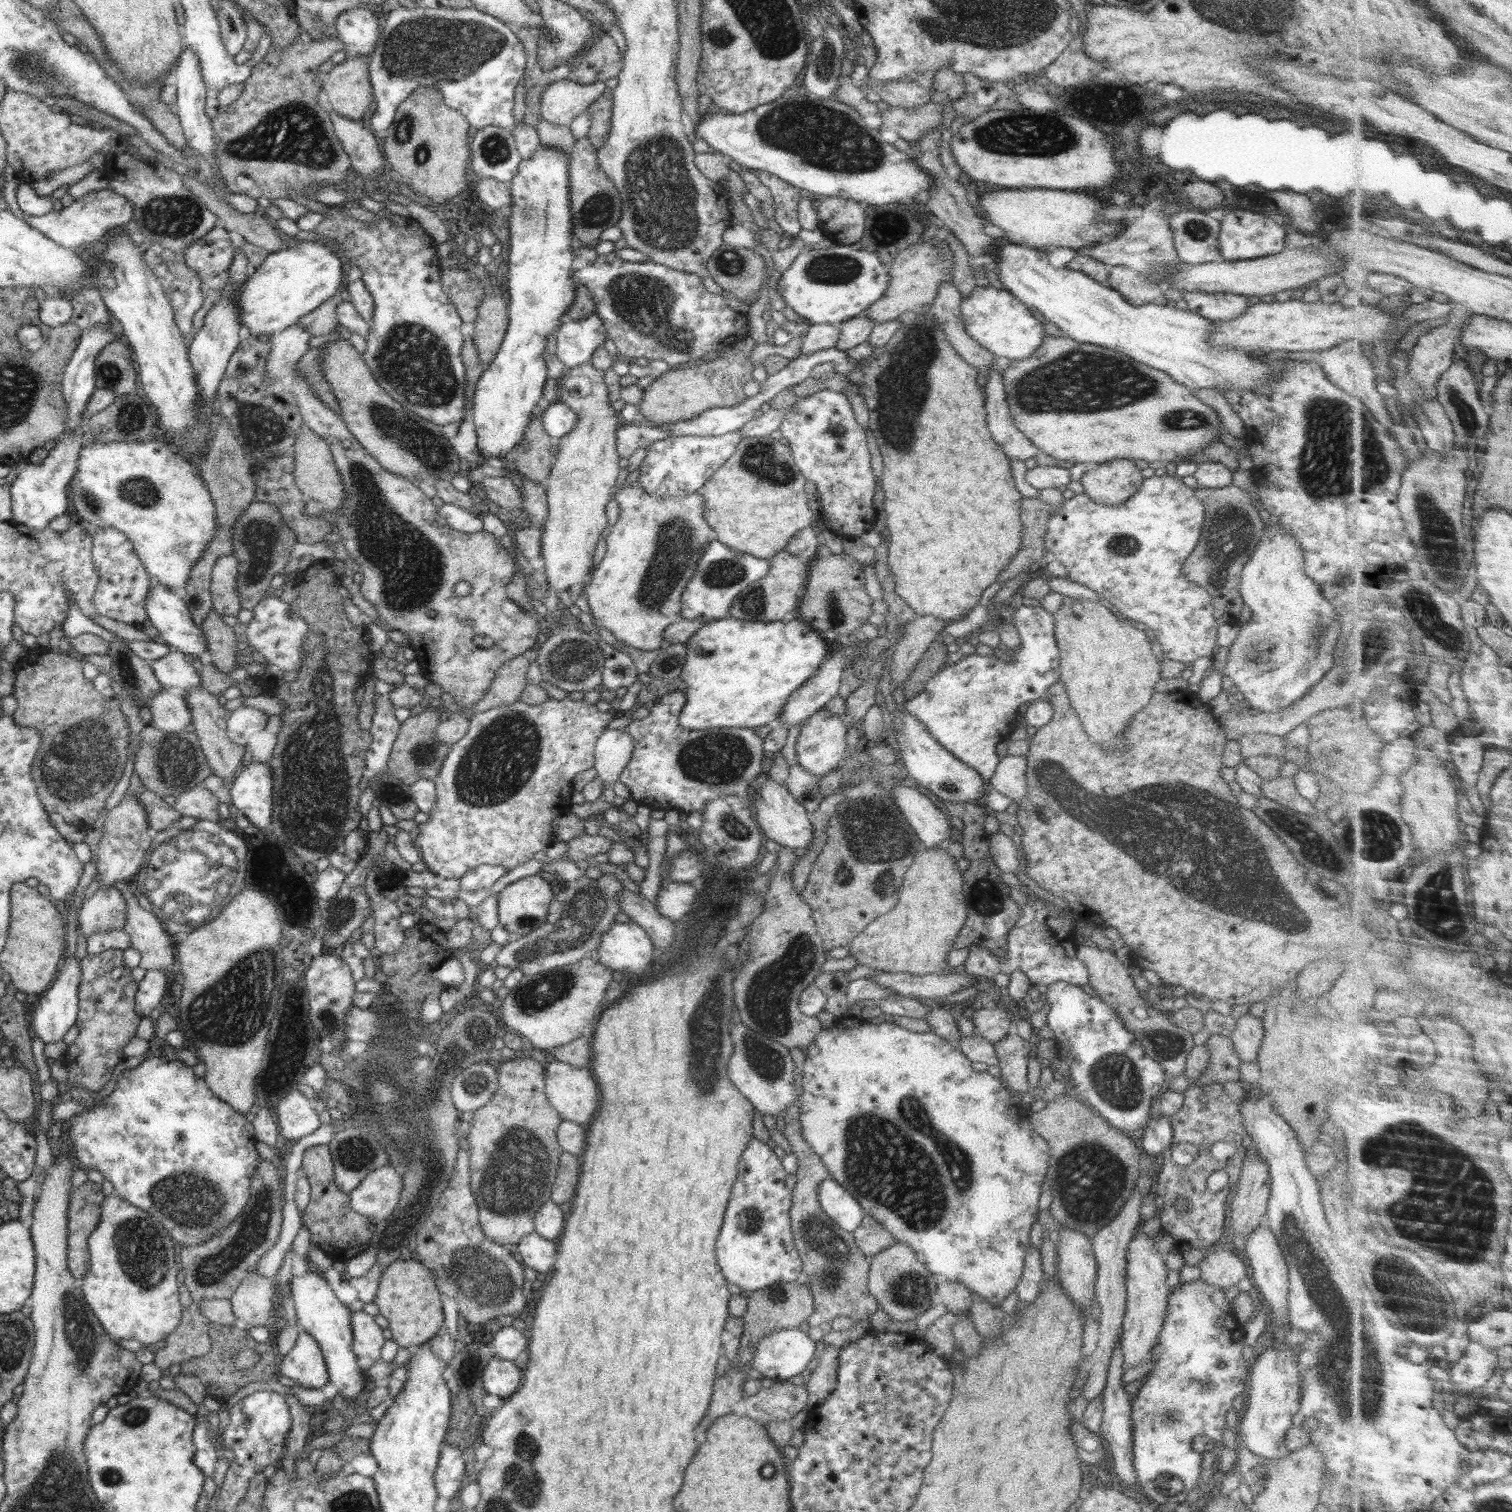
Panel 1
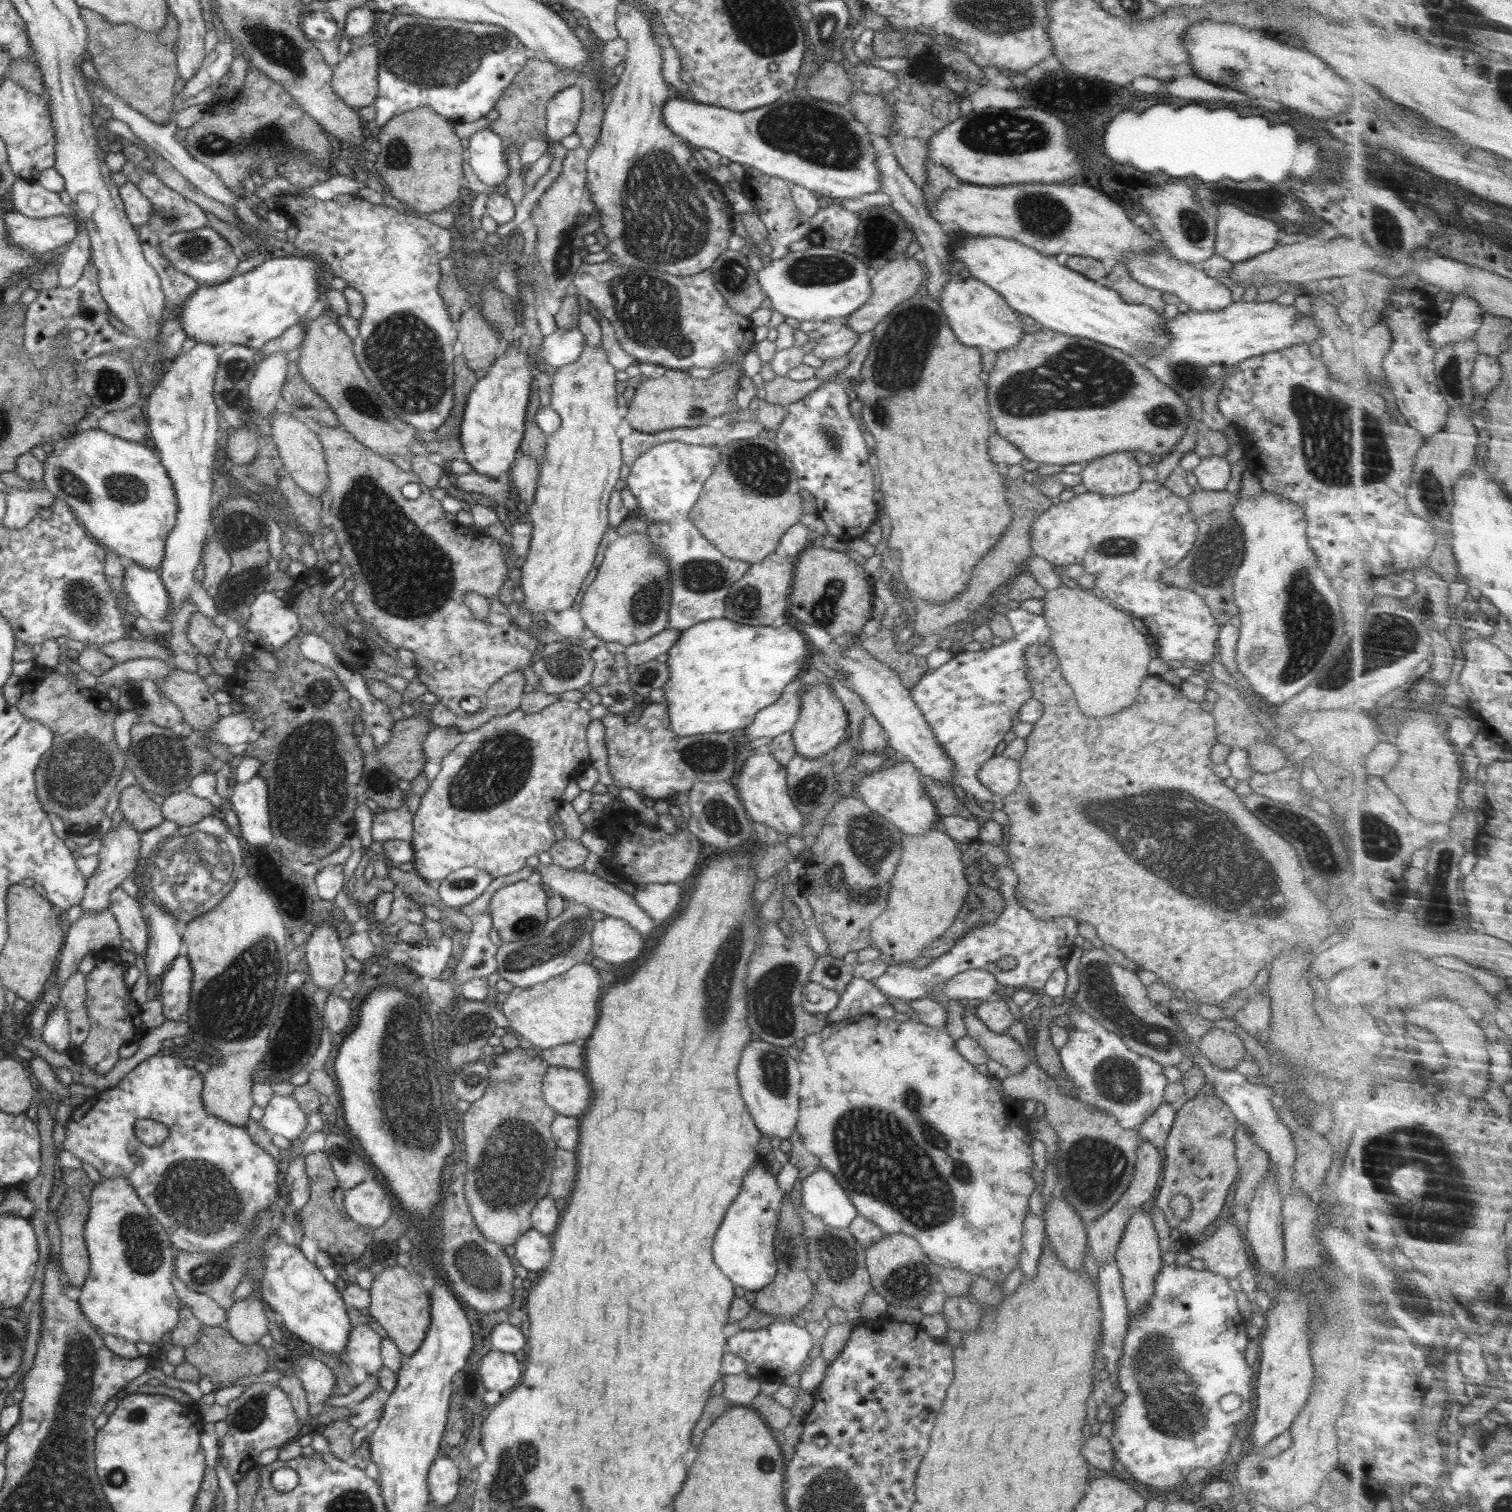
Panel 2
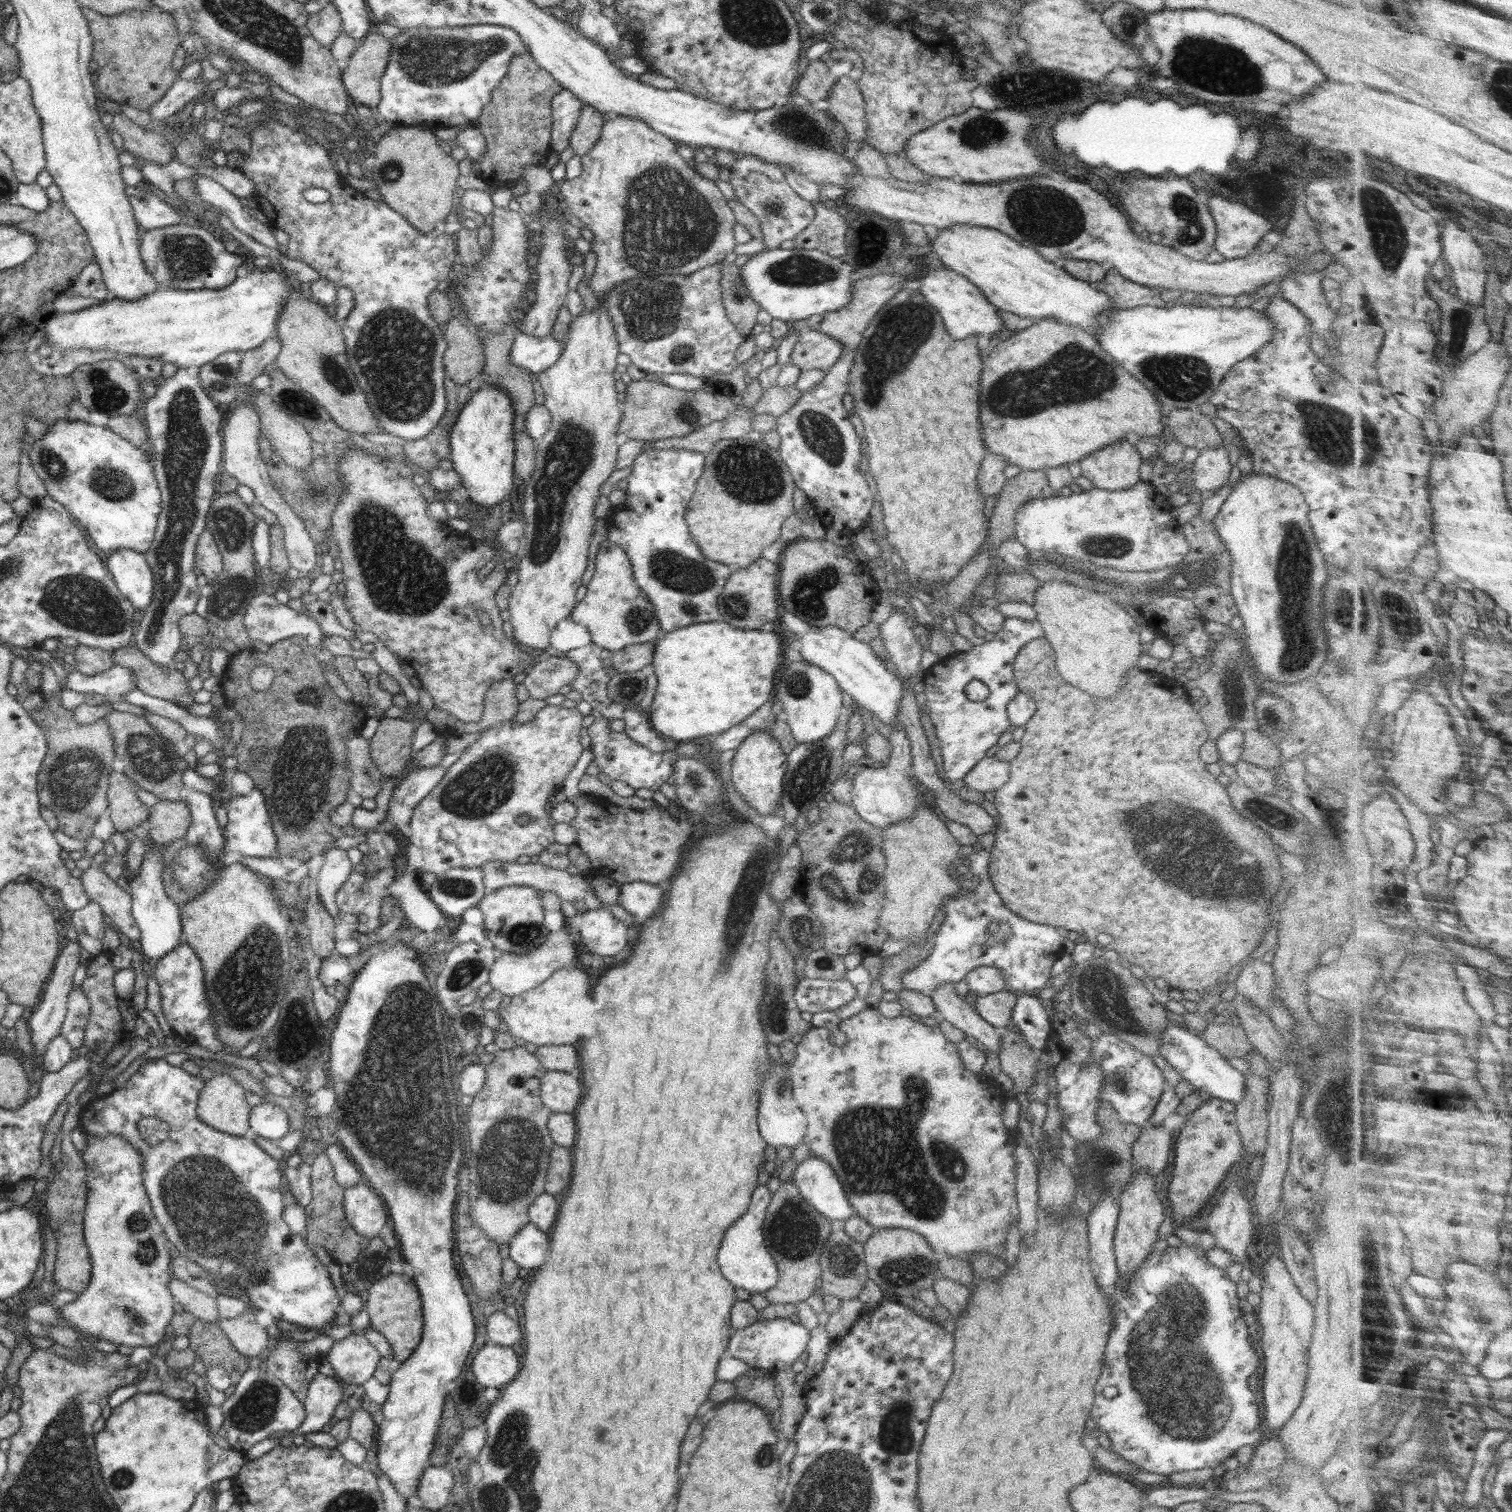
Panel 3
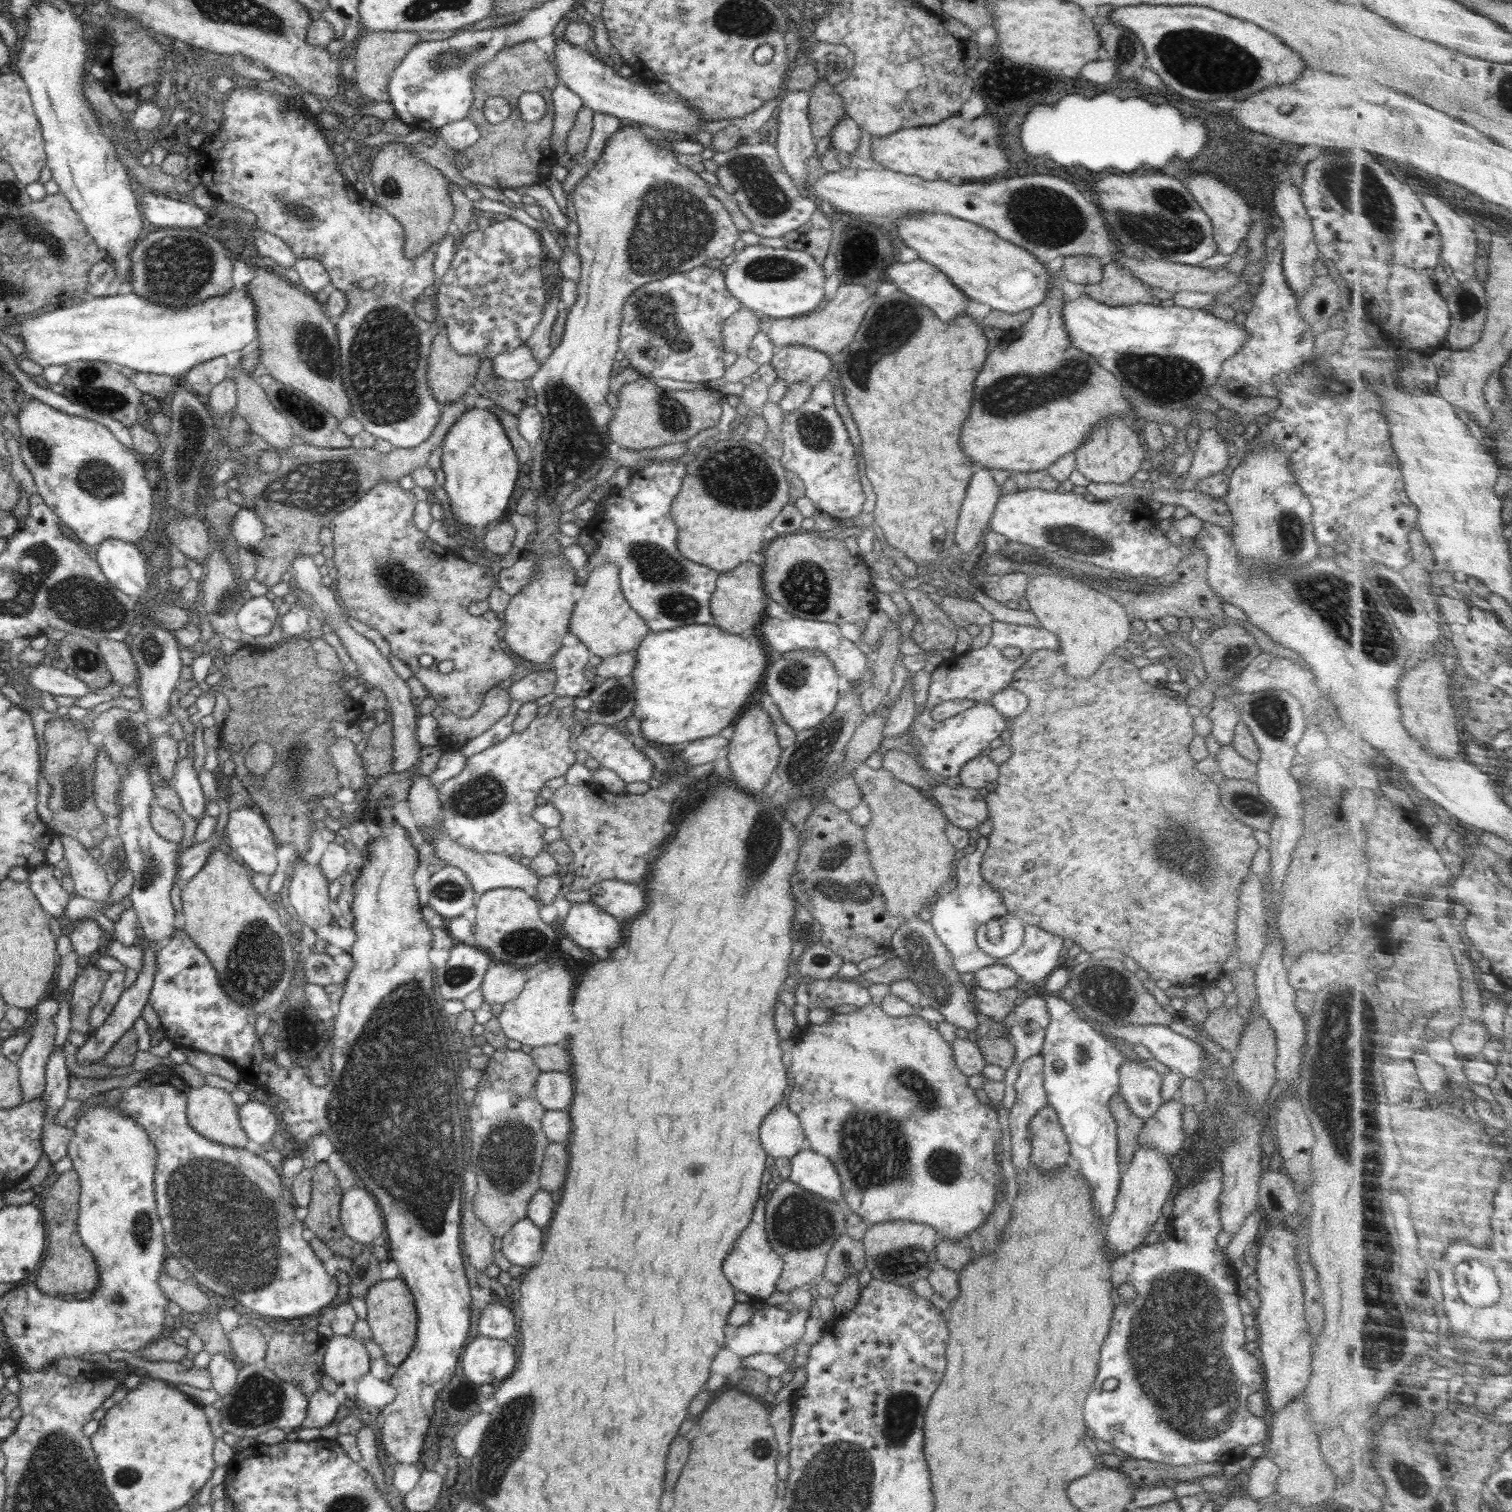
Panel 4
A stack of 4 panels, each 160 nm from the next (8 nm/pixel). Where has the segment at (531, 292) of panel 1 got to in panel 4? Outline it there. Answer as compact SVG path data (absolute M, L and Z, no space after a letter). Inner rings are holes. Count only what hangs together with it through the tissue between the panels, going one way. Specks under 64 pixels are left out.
M480 402L473 409L466 409L458 418L441 447L443 488L450 501L450 510L458 520L455 525L475 528L496 523L510 504L516 486L514 482L523 470L506 431L500 425L500 418Z

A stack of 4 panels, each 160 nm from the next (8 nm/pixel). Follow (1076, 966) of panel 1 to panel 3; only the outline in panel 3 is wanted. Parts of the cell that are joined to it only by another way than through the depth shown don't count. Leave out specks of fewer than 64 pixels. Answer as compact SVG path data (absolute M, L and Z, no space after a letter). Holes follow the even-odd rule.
M985 850L973 852L963 858L961 869L976 875L980 882L972 892L962 893L943 906L937 926L932 933L933 951L914 970L908 970L902 977L903 989L928 994L938 985L956 984L967 979L967 975L978 966L992 966L1004 974L1008 989L1015 993L1037 993L1050 978L1055 962L1064 954L1062 942L1068 930L1062 927L1030 924L1022 917L1016 917L1004 905L990 881L990 858ZM1004 921L1011 928L1011 934L1003 940L994 941L989 936L989 924Z

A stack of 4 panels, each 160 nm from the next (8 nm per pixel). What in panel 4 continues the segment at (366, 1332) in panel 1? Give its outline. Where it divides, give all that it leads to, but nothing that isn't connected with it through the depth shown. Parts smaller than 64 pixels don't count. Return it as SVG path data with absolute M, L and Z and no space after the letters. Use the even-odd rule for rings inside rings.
M341 1335L327 1340L323 1372L344 1390L348 1403L356 1400L358 1382L369 1373L370 1363L368 1348L361 1340Z

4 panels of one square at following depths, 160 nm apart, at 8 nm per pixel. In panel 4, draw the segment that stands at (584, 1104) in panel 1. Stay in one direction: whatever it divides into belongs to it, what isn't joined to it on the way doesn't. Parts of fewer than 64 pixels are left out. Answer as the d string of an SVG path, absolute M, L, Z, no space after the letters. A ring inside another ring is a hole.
M558 1071L541 1072L535 1082L535 1093L545 1109L568 1111L574 1094L571 1075Z

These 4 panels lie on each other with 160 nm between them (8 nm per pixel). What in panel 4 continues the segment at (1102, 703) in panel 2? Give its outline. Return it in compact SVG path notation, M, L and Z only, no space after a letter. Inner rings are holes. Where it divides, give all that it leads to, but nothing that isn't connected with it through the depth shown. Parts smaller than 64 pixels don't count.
M1036 575L1029 577L1025 589L1025 597L1027 598L1029 610L1039 620L1041 627L1053 632L1058 638L1059 651L1063 654L1065 660L1064 670L1070 676L1076 678L1088 678L1100 664L1105 656L1112 655L1115 648L1126 646L1136 646L1138 639L1135 636L1131 620L1125 608L1118 604L1113 598L1107 594L1102 594L1096 589L1090 588L1080 579L1071 577L1070 575Z

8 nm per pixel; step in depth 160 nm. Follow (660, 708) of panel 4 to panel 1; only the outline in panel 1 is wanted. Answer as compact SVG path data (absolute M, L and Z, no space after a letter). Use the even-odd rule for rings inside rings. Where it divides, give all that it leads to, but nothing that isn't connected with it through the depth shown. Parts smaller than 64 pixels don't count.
M726 616L704 623L687 642L686 662L679 676L686 686L686 704L680 711L678 724L690 731L704 731L708 728L754 729L778 720L788 697L829 656L827 642L822 639L820 632L800 618L765 623Z

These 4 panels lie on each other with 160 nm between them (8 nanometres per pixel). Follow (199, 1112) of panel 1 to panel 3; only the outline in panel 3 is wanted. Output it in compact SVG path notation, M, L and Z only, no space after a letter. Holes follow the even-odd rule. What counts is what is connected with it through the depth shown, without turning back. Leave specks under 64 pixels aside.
M164 1057L148 1059L125 1087L96 1096L85 1104L79 1115L79 1127L88 1137L105 1137L110 1133L122 1135L140 1151L143 1182L151 1209L162 1224L167 1240L183 1253L182 1256L212 1274L223 1276L224 1282L236 1282L240 1288L248 1290L250 1304L260 1311L268 1311L275 1319L301 1326L304 1331L332 1328L341 1305L341 1289L330 1279L312 1247L300 1235L292 1234L282 1219L285 1203L280 1192L280 1180L283 1173L278 1161L256 1142L220 1132L198 1119L197 1100L204 1085L200 1075L194 1076L182 1067L170 1065ZM144 1116L154 1116L170 1127L164 1148L149 1149L140 1136L138 1122Z

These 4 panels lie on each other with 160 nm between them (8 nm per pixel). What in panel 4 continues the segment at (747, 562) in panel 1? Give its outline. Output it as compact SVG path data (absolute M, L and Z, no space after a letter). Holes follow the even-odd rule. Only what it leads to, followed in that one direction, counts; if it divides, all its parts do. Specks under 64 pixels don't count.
M654 461L642 470L632 472L630 482L625 488L612 487L612 491L597 507L597 514L587 523L584 529L597 542L597 549L585 564L588 572L611 562L619 568L620 588L625 599L641 615L642 620L650 627L651 632L672 630L686 625L710 625L712 615L709 600L716 590L720 571L709 566L698 564L681 556L677 549L678 527L671 517L674 498L680 494L682 478L686 476L686 465L681 461Z

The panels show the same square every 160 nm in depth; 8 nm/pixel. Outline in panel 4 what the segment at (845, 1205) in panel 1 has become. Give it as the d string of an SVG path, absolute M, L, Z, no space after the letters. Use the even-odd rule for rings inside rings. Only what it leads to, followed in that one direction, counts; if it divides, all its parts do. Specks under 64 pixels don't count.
M808 1149L790 1158L789 1179L826 1200L843 1205L843 1190L837 1170L829 1158Z

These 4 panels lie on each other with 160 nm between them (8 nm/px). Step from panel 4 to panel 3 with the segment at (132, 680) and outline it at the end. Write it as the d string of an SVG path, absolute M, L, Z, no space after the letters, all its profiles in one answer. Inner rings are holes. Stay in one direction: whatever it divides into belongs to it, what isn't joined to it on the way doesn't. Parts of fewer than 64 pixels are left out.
M133 644L117 649L113 652L114 665L123 666L135 674L135 685L146 694L156 698L166 699L177 705L189 707L194 704L193 695L188 693L188 681L184 679L182 671L176 671L174 666L159 666L142 655L142 651Z

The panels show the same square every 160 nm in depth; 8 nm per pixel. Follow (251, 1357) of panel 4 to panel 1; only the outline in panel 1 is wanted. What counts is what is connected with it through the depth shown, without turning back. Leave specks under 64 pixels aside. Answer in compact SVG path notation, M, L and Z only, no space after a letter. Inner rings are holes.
M255 1271L241 1281L229 1300L238 1325L245 1329L268 1325L274 1306L274 1283L273 1278L260 1276Z

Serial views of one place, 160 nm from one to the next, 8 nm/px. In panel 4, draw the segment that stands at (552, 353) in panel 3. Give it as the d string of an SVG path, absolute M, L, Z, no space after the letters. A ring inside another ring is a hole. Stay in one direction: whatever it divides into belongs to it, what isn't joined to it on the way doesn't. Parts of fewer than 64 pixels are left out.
M524 343L518 349L504 351L504 353L492 358L492 365L494 365L496 377L525 382L534 376L541 368L542 363L534 359L532 351Z

